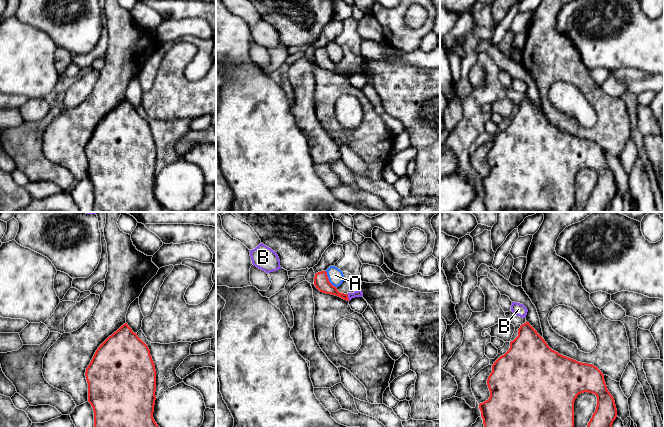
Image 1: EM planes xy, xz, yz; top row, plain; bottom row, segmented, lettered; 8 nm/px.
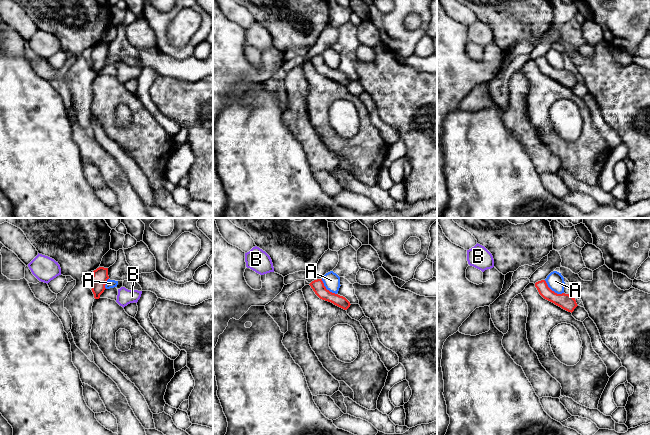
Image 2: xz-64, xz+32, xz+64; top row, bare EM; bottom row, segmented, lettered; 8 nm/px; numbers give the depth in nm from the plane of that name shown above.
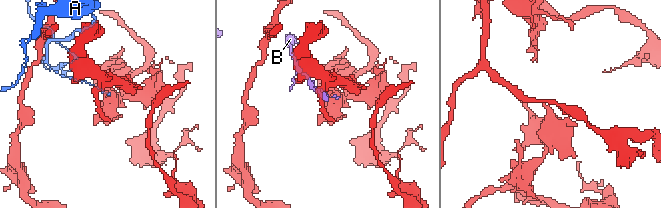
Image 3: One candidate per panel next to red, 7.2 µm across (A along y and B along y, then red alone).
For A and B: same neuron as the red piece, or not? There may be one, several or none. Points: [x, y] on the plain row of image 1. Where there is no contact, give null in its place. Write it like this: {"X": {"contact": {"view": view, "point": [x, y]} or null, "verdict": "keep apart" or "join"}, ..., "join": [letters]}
{"A": {"contact": {"view": "xz", "point": [328, 55]}, "verdict": "keep apart"}, "B": {"contact": {"view": "xz", "point": [347, 73]}, "verdict": "keep apart"}, "join": []}

